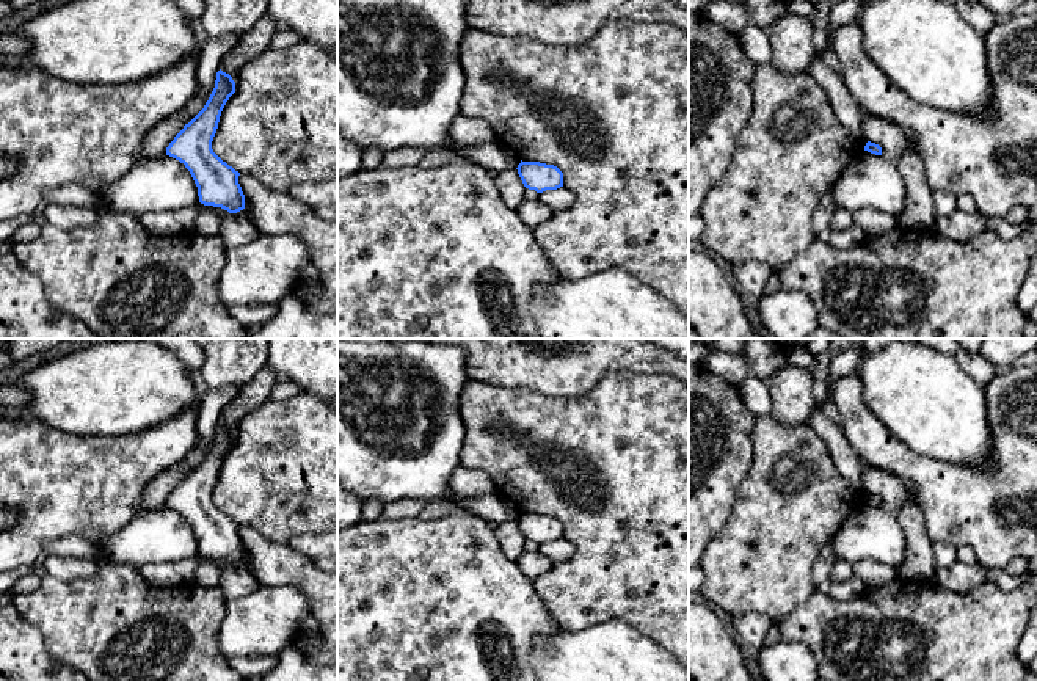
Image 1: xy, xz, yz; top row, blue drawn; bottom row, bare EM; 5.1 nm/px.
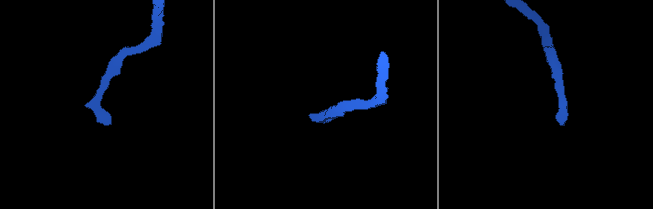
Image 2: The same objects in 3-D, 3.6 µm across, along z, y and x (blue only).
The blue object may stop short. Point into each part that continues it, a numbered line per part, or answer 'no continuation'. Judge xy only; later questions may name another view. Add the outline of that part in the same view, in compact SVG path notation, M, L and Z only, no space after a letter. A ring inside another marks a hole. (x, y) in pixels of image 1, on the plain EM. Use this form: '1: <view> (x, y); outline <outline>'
1: xy (236, 581); outline M243 562L237 565L227 565L221 576L218 587L224 593L227 601L238 599L254 593L260 582L251 574Z

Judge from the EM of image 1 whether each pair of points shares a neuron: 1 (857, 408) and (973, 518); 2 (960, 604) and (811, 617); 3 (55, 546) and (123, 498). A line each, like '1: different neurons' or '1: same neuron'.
1: same neuron
2: same neuron
3: different neurons

